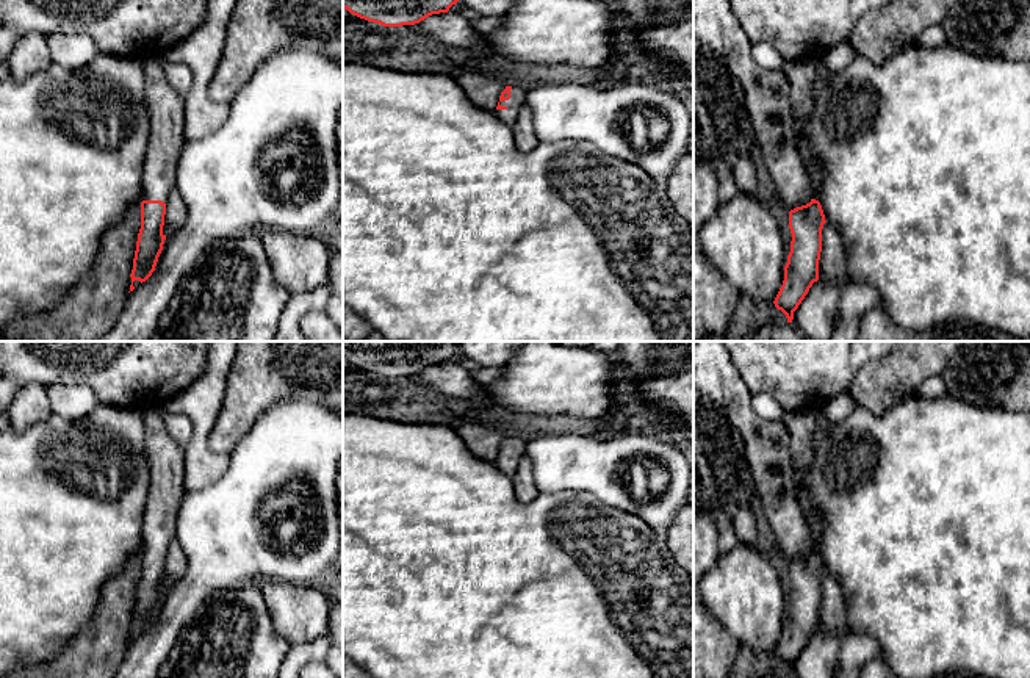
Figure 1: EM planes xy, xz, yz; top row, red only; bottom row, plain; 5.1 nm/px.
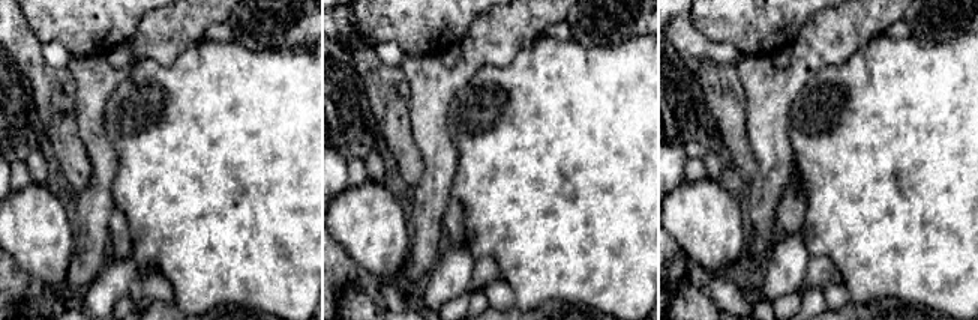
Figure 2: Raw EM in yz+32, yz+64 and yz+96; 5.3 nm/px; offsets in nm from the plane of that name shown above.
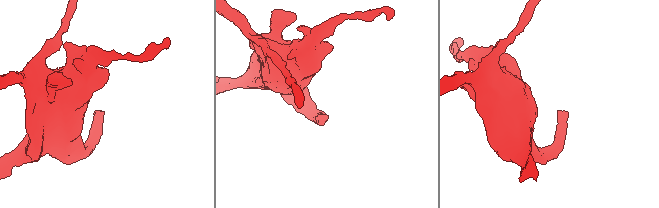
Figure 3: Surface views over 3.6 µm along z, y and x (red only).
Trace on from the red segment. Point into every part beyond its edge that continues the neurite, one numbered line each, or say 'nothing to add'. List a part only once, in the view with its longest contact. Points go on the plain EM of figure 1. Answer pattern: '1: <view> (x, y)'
1: xz (517, 451)

